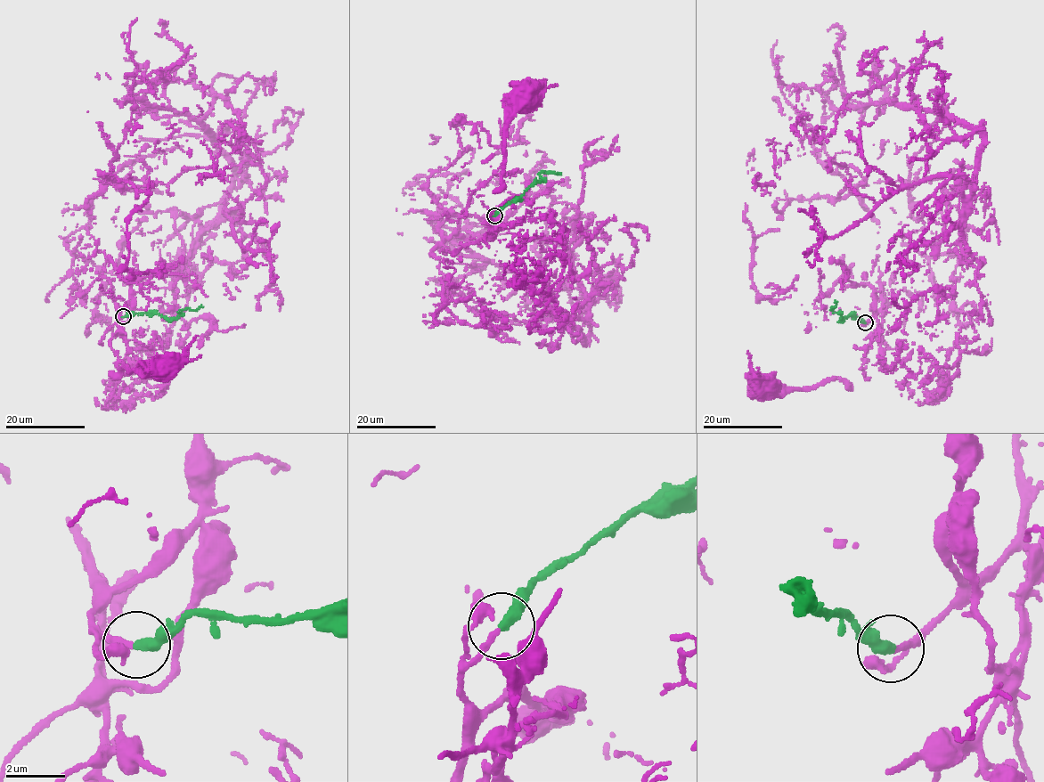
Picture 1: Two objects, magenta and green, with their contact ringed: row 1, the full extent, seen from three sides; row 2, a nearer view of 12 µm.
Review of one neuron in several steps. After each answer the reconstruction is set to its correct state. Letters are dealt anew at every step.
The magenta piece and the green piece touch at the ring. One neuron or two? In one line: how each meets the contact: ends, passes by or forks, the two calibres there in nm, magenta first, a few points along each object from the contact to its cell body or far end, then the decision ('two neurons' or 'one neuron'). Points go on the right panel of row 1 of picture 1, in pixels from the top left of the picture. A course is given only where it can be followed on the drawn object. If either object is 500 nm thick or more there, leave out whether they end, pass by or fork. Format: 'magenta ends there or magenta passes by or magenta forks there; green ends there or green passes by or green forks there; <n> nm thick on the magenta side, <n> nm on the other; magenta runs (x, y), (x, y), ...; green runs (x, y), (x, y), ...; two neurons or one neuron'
magenta ends there; green ends there; 220 nm thick on the magenta side, 380 nm on the other; magenta runs (865, 322), (884, 310), (863, 372), (847, 386), (827, 378), (812, 387), (772, 383), (766, 388); green runs (865, 322), (850, 314), (843, 320), (840, 313), (831, 311), (836, 301); one neuron

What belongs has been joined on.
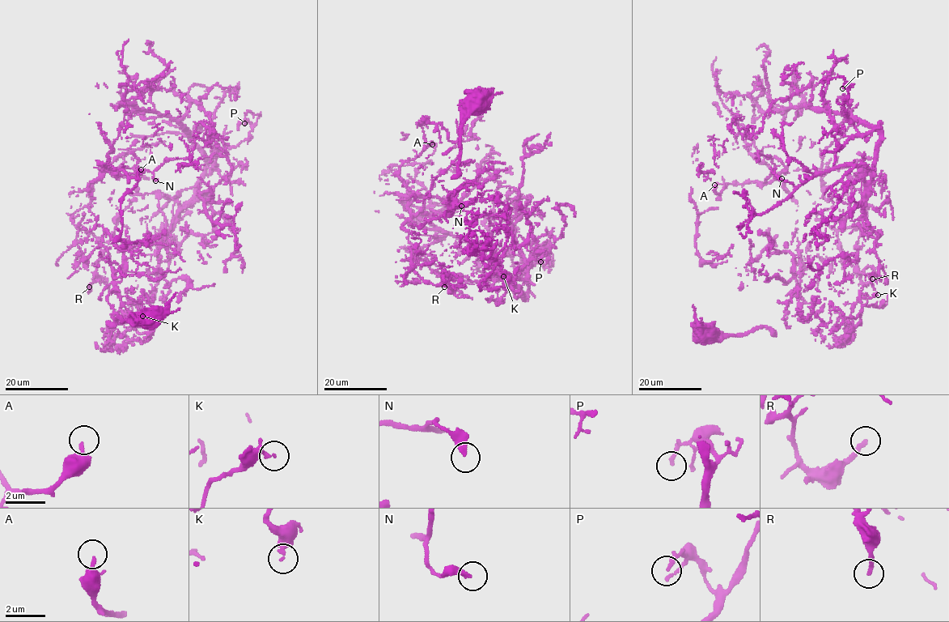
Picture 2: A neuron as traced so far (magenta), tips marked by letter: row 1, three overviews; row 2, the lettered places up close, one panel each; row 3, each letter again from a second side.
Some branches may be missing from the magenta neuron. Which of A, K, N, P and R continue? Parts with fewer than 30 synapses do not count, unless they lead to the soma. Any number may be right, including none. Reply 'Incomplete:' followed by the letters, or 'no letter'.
Incomplete: no letter

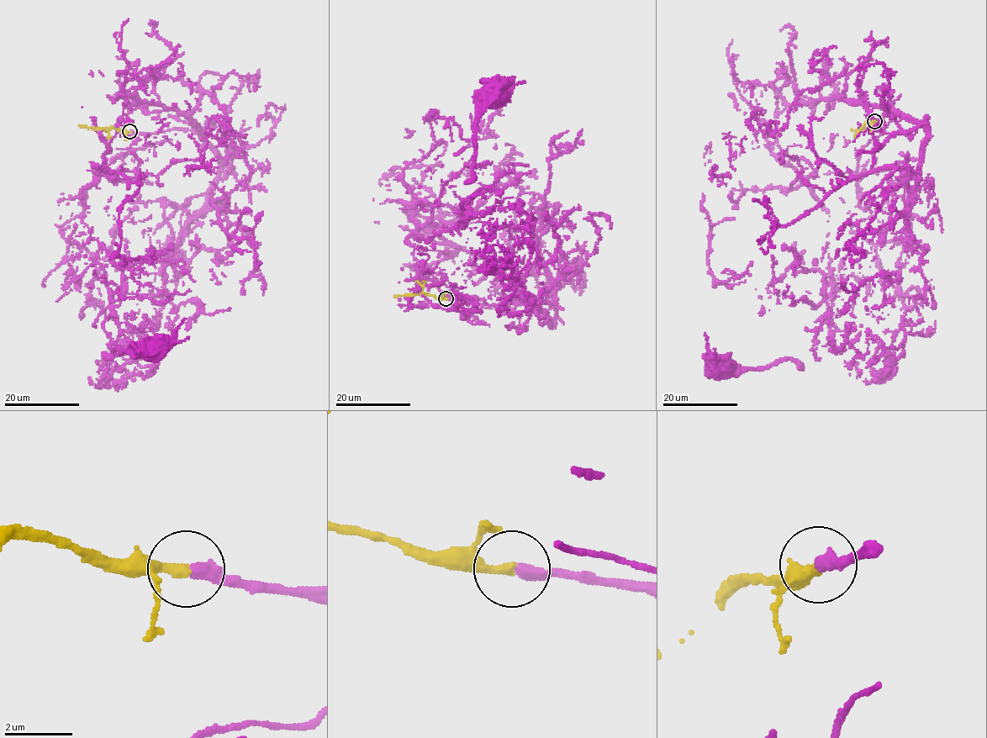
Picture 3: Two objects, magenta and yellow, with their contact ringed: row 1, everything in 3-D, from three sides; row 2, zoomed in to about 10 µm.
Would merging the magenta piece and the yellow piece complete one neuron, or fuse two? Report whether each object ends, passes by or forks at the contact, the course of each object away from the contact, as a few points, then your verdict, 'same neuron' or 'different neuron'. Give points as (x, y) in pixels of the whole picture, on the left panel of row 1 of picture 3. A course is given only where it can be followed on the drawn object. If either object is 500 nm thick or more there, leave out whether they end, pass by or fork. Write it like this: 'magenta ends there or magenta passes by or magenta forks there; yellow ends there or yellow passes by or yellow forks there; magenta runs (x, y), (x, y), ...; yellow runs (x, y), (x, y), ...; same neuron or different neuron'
magenta ends there; yellow ends there; magenta runs (130, 131), (188, 129), (219, 156), (160, 313), (126, 322), (158, 366), (104, 322), (108, 355), (154, 350); yellow runs (129, 131), (79, 125); different neuron

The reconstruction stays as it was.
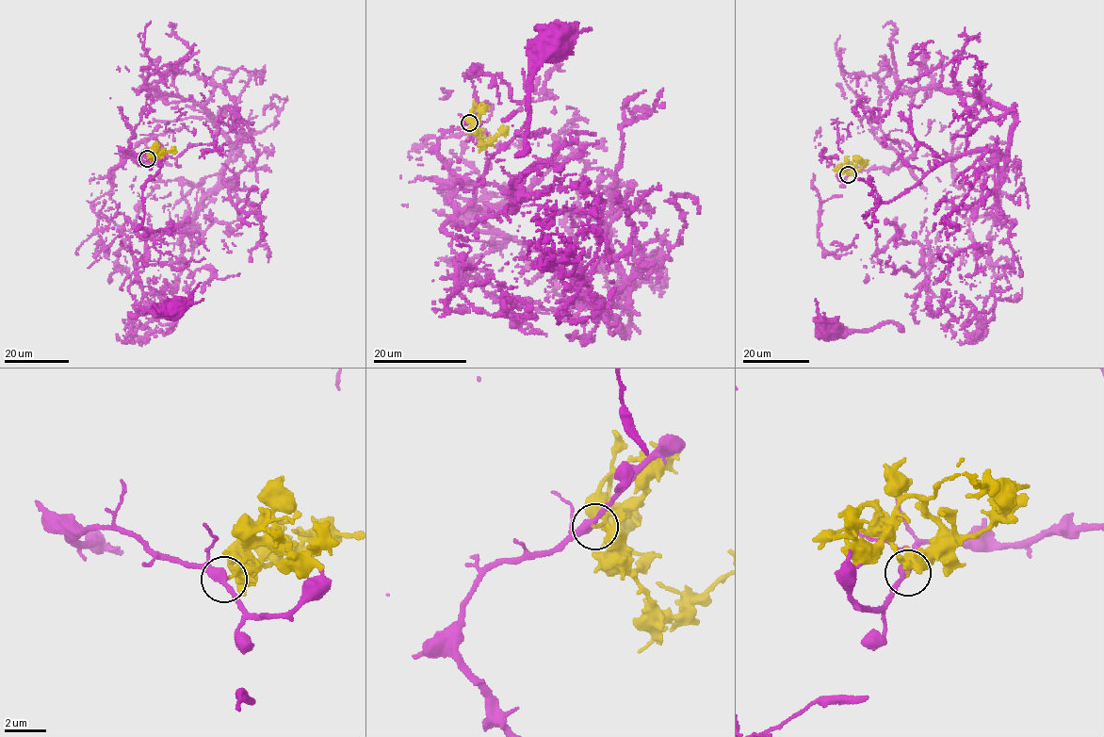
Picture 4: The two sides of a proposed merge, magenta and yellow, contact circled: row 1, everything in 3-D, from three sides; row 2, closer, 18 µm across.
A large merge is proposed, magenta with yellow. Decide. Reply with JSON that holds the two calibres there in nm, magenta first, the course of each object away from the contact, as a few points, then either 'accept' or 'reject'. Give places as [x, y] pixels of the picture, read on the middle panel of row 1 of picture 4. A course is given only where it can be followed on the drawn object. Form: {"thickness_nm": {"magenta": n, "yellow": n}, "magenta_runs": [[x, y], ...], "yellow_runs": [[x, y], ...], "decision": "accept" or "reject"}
{"thickness_nm": {"magenta": 300, "yellow": 140}, "magenta_runs": [[468, 122], [449, 203], [621, 334], [587, 276], [592, 317], [560, 301], [596, 197], [511, 182], [556, 43]], "yellow_runs": [[468, 122], [482, 140], [490, 142], [500, 133], [502, 125]], "decision": "reject"}

